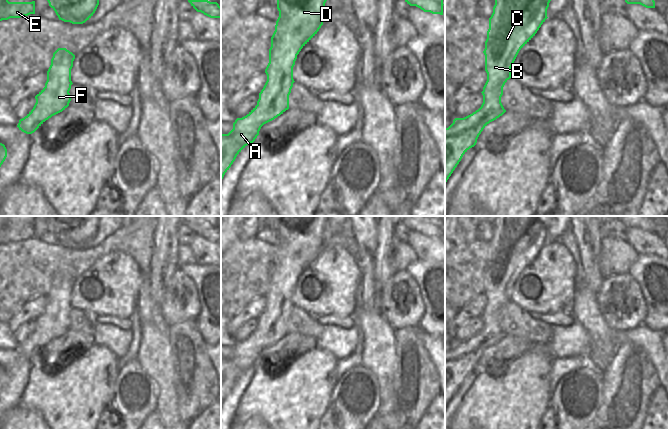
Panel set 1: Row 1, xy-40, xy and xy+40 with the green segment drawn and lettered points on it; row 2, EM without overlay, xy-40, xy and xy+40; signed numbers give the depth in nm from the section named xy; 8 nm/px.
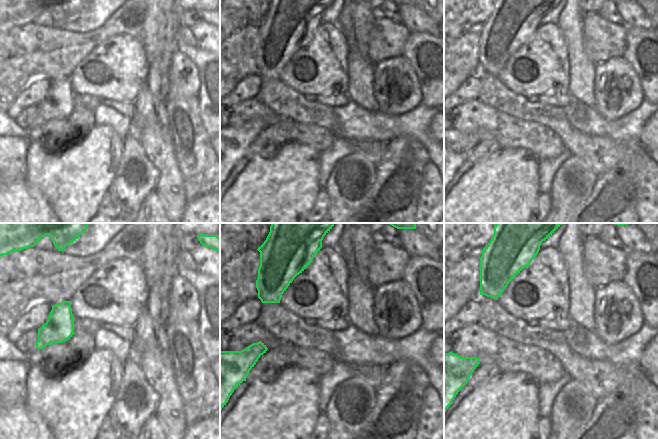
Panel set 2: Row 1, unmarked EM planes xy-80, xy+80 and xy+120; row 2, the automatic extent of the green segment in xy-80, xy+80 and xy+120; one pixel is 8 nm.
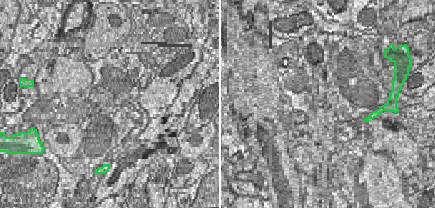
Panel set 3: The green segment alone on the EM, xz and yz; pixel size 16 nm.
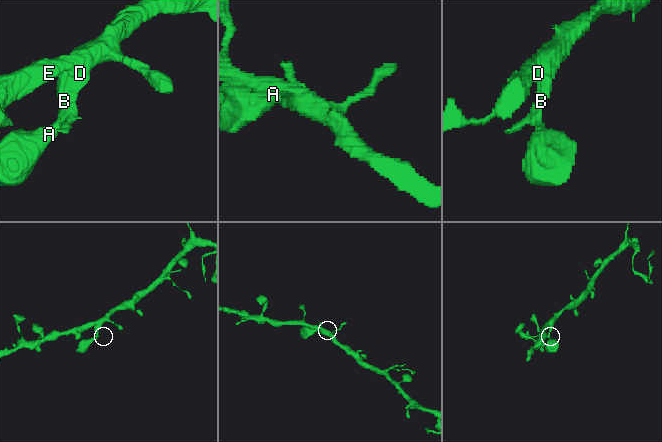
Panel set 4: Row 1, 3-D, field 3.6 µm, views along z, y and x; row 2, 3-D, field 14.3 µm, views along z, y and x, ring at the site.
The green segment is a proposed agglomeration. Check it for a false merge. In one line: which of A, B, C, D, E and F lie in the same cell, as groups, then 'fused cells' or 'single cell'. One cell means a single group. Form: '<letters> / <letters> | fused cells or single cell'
A B C D E F | single cell

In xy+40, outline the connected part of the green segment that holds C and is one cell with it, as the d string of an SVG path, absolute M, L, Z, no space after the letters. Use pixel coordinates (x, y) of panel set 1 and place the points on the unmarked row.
M497 216L485 265L487 305L481 331L445 352L445 407L463 379L477 367L483 353L502 340L503 311L519 275L535 260L547 241L554 216Z

